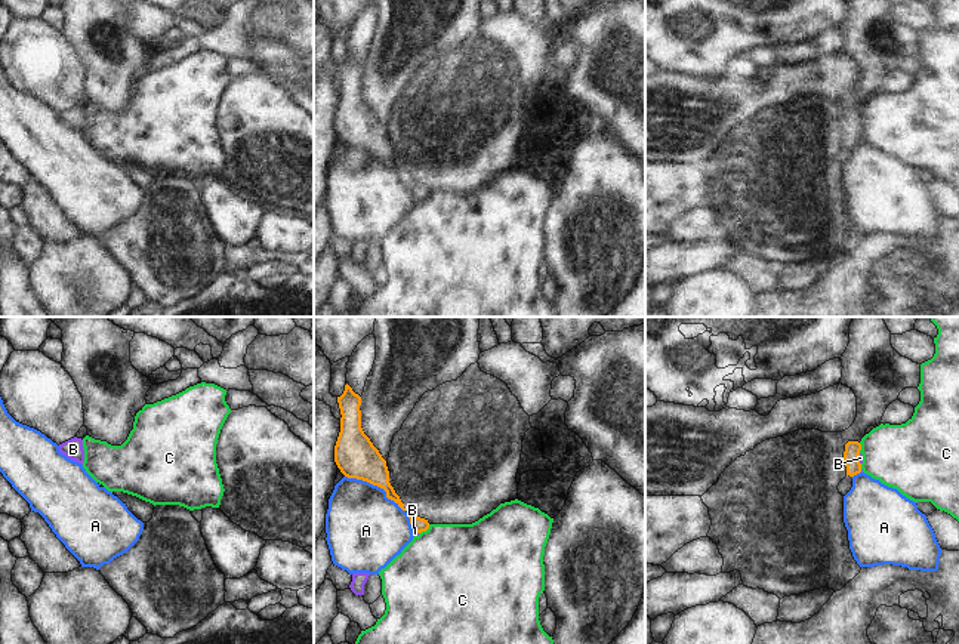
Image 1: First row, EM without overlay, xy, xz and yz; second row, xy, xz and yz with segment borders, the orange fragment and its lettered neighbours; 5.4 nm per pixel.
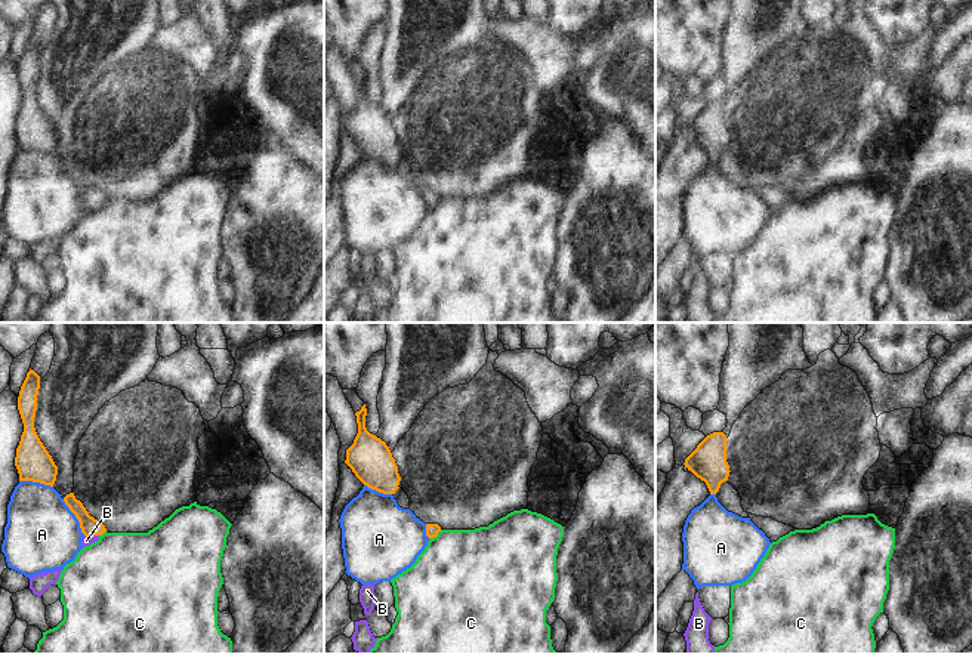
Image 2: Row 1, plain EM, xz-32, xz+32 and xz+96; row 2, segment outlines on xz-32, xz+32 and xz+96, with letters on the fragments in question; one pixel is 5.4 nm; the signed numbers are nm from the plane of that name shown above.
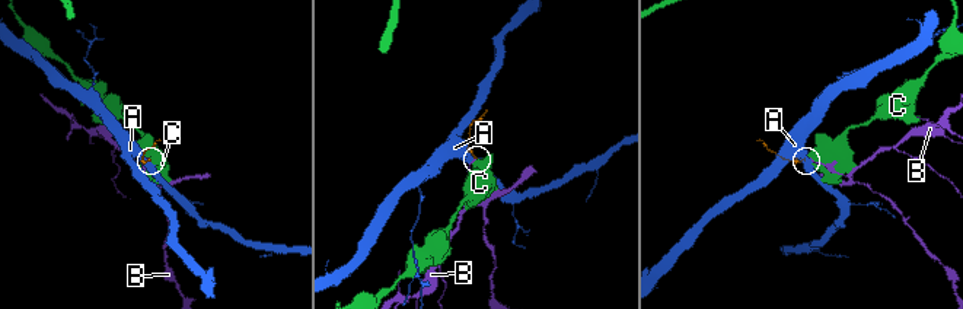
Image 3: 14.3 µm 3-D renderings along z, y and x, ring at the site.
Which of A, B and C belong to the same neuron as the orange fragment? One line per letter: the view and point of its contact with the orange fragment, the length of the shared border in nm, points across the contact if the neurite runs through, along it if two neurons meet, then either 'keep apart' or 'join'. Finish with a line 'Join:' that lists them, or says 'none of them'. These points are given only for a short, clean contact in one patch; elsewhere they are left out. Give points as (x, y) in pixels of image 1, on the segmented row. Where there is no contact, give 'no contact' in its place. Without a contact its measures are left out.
A: xz (376, 484) | 380 nm | keep apart
B: yz (857, 459) | 60 nm | across yz (851, 453), (857, 459), (860, 458) | join
C: xz (425, 530) | 80 nm | along xz (429, 524), (419, 533) | keep apart
Join: B

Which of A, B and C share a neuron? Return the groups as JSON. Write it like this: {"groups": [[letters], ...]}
{"groups": [["A"], ["B"], ["C"]]}

